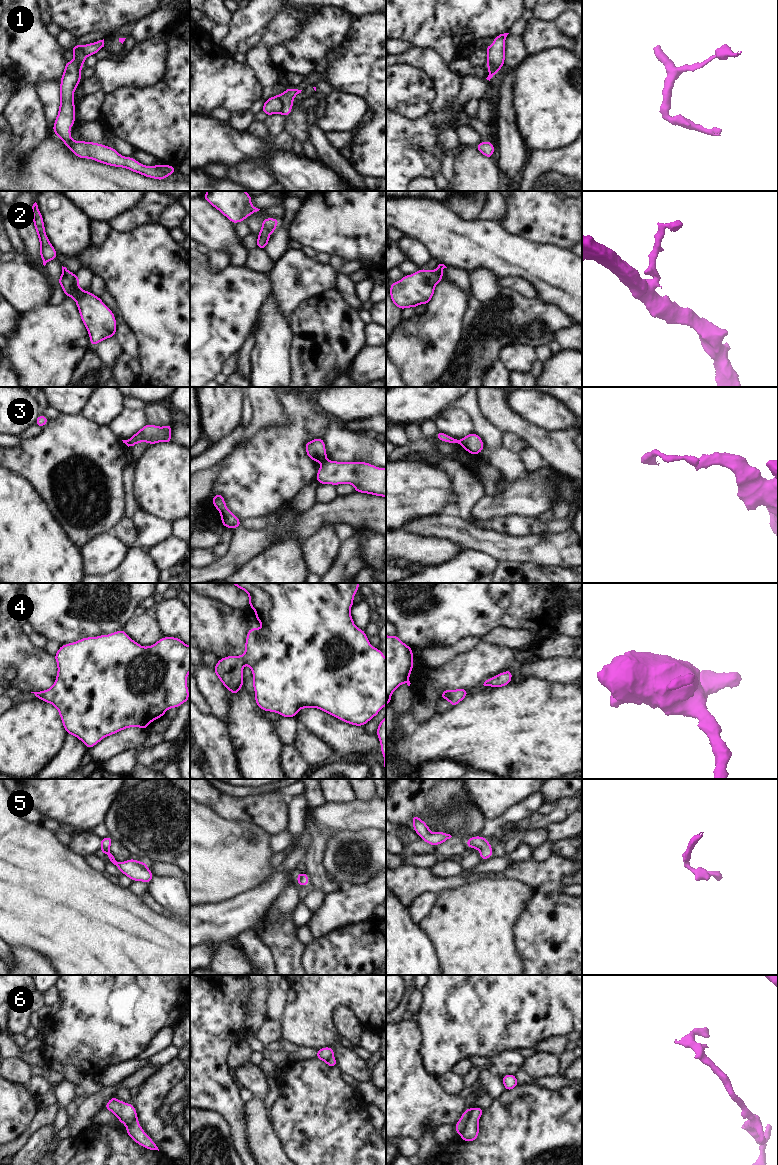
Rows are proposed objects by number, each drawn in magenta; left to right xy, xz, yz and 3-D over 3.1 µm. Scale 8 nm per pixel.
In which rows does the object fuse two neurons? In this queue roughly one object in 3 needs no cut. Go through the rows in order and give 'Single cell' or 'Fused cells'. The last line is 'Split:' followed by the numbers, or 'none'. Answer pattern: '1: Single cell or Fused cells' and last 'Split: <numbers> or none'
1: Fused cells
2: Single cell
3: Fused cells
4: Single cell
5: Single cell
6: Fused cells
Split: 1, 3, 6

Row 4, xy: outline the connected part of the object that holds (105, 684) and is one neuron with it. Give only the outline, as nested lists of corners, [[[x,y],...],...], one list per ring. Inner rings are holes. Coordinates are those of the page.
[[[123,630],[108,634],[99,635],[97,637],[86,637],[82,638],[74,643],[68,643],[59,647],[59,650],[54,655],[57,662],[57,676],[54,684],[50,689],[34,693],[39,700],[43,700],[46,703],[50,703],[55,706],[58,710],[63,727],[67,734],[76,736],[80,741],[82,741],[87,749],[91,749],[97,743],[99,743],[103,738],[114,735],[115,733],[127,729],[129,727],[139,727],[142,729],[147,729],[149,724],[164,716],[165,712],[169,708],[178,708],[184,702],[190,702],[189,690],[187,687],[187,677],[190,672],[190,646],[186,645],[182,640],[177,637],[162,637],[154,645],[148,647],[143,647],[133,639],[131,639],[128,634]]]

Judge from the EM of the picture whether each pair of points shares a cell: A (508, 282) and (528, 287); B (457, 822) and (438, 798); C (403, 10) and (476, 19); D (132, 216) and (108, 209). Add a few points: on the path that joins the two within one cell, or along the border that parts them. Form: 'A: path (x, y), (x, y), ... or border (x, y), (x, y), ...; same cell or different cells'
A: path (513, 283), (523, 287); same cell
B: path (456, 816), (444, 804); same cell
C: path (421, 10), (458, 10); same cell
D: border (139, 201), (107, 222); different cells

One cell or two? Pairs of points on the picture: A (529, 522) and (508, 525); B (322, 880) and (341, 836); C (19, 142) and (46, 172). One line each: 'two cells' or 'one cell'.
A: one cell
B: two cells
C: two cells

